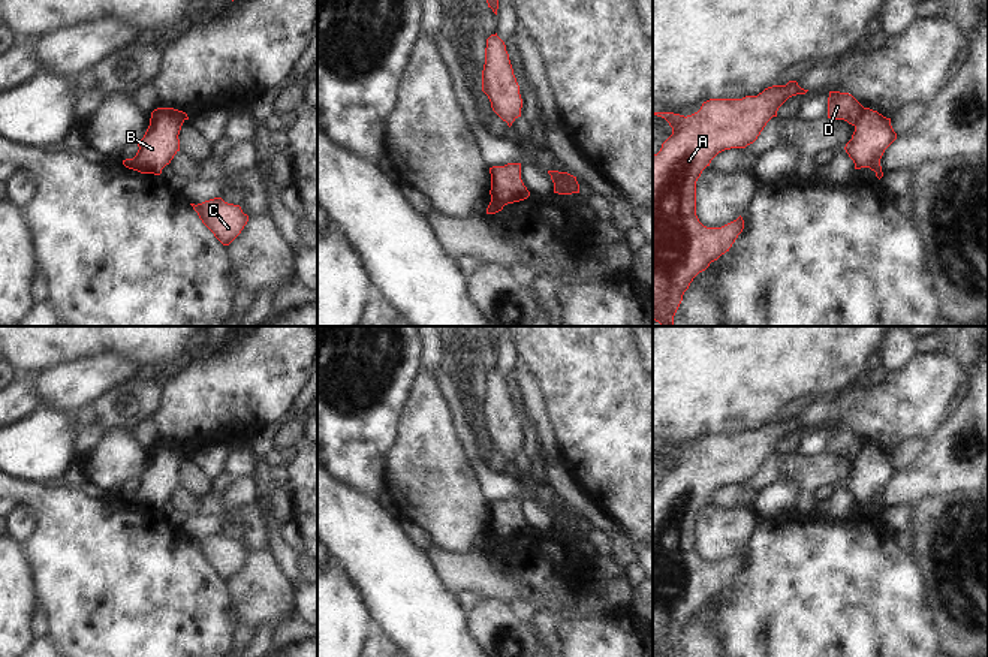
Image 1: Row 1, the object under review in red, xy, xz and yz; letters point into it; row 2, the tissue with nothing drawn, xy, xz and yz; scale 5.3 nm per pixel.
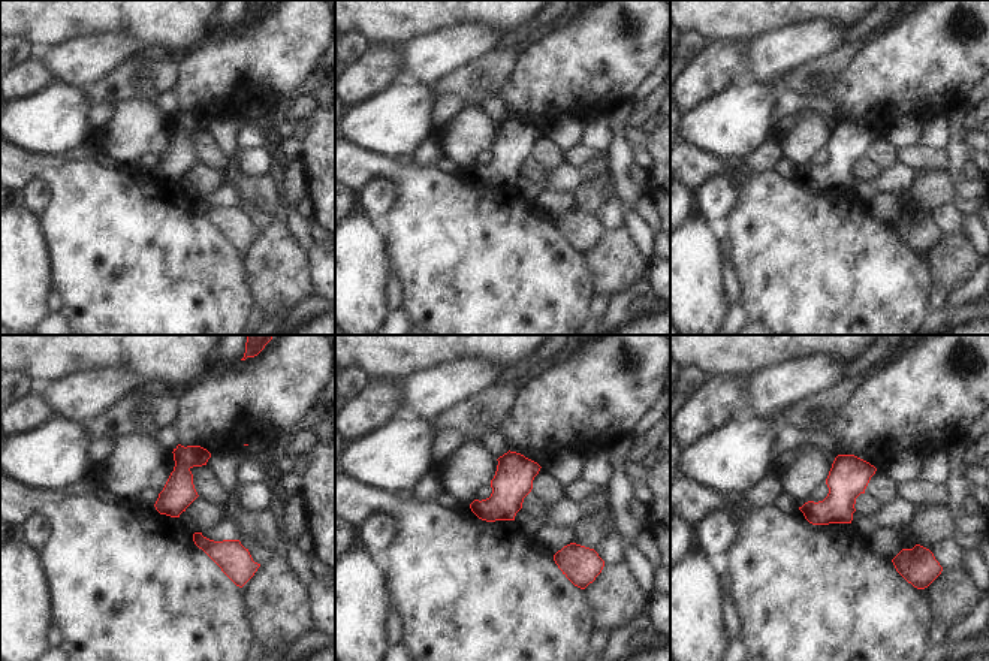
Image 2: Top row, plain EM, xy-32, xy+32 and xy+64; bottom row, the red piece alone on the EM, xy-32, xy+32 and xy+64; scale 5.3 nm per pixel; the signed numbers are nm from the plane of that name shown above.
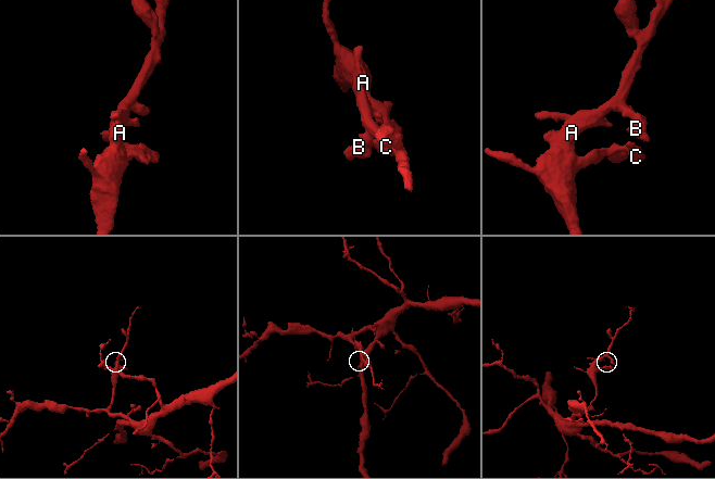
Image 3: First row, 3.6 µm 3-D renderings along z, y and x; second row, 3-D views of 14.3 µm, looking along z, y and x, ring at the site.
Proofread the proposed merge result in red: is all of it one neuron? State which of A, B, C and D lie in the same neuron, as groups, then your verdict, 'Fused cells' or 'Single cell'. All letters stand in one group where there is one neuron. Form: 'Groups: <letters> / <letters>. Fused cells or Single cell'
Groups: A C D / B. Fused cells.

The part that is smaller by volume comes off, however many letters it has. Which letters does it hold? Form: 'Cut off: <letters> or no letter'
Cut off: B

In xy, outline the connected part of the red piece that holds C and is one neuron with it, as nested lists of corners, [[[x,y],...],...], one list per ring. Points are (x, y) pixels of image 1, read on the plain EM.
[[[222,533],[190,540],[223,581],[229,581],[248,557],[248,551],[243,548],[240,540],[228,539]]]

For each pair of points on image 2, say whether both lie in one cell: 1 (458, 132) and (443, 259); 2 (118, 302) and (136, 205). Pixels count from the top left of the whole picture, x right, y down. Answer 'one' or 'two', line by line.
1: two
2: one

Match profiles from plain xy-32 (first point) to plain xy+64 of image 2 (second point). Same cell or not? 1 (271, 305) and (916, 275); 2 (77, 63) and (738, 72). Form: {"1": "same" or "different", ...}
{"1": "different", "2": "different"}

